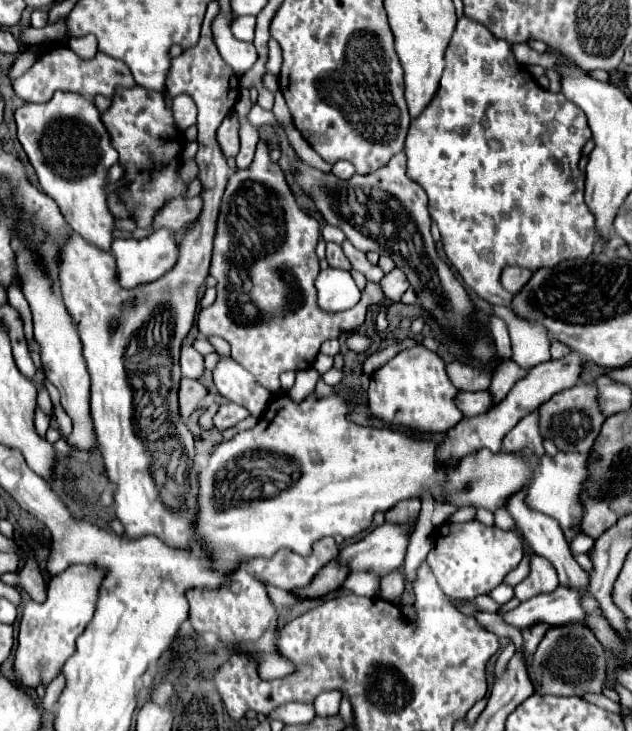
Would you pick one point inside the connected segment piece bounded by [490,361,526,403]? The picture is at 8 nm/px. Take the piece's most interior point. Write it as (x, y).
(507, 373)

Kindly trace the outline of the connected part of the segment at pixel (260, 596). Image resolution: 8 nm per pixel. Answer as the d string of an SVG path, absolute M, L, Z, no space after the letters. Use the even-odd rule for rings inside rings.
M240 563L232 575L228 575L228 585L206 589L206 587L192 587L186 591L186 599L190 603L190 623L196 633L218 633L224 643L230 645L244 645L244 653L254 653L260 659L258 673L262 679L278 679L282 675L290 675L294 667L282 659L274 649L274 629L278 621L278 613L270 603L266 587L244 569Z

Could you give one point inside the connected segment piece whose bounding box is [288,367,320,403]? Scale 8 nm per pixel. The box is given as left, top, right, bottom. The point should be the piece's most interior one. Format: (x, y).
(306, 380)

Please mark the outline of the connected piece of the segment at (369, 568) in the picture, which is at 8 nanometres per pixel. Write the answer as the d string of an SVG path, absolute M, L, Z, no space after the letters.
M384 521L384 525L376 527L364 539L340 549L340 561L346 563L352 573L366 571L382 577L404 563L412 531L410 523Z

